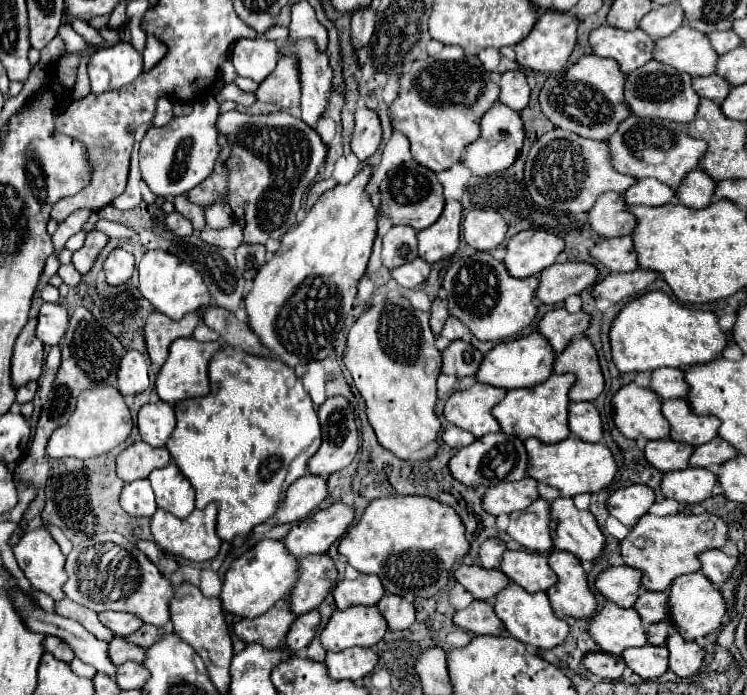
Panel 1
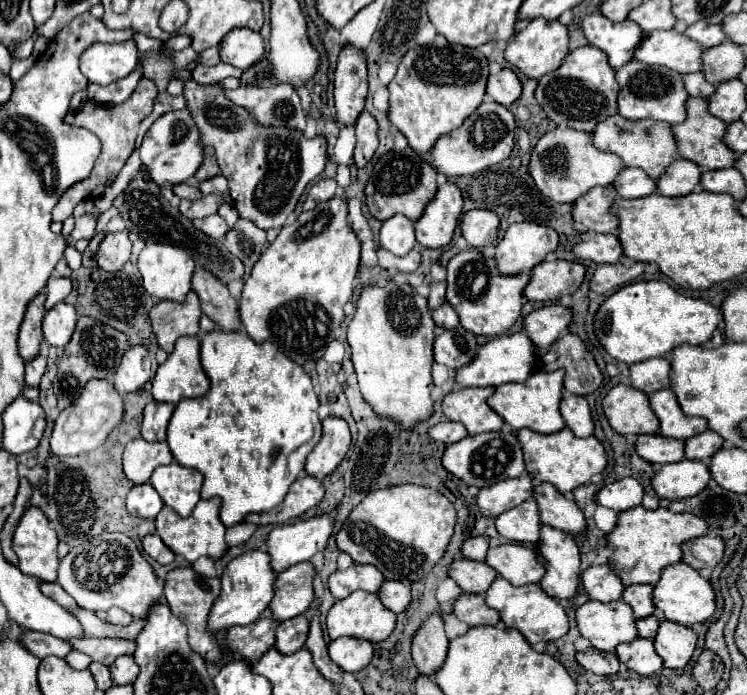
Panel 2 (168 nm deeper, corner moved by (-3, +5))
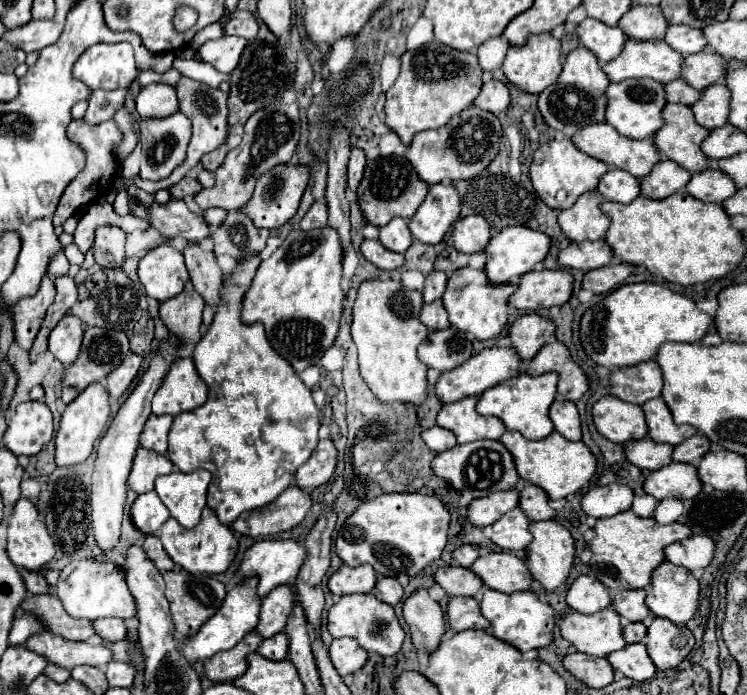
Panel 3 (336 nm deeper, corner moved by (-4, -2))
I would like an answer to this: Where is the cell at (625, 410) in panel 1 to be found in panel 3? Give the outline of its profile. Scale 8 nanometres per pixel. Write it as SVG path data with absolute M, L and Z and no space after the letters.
M612 395L598 399L592 405L592 419L600 435L612 443L626 443L628 439L642 439L648 433L640 405L624 403Z

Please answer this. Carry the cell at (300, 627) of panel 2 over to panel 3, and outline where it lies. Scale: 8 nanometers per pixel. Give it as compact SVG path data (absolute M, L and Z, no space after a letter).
M278 633L278 635L270 637L270 639L264 639L258 645L256 653L266 657L266 659L272 659L272 661L286 659L286 655L288 655L288 641L284 639L284 633Z

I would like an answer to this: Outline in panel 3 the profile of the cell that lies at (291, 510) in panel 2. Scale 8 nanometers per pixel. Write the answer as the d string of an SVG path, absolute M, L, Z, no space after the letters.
M300 487L284 489L272 503L266 507L240 515L230 529L248 537L268 537L280 531L296 527L304 515L308 513L312 499L308 493L300 491Z

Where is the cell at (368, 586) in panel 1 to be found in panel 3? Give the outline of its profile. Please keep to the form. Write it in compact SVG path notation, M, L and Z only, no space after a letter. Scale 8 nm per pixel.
M342 565L328 579L328 589L336 597L342 597L348 593L370 593L374 585L376 585L376 571L372 565L360 565L360 567Z

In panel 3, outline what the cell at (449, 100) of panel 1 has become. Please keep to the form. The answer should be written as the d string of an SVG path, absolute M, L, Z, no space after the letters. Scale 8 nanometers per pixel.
M432 41L420 49L406 51L402 55L402 69L396 83L386 91L386 125L400 137L406 145L412 141L412 135L436 129L448 123L452 115L458 115L468 107L482 87L482 69L474 53L456 51L448 45Z

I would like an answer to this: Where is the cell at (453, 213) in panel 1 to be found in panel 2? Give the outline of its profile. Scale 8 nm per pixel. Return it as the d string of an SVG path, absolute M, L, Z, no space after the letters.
M451 182L439 186L435 200L427 204L425 214L419 218L419 222L415 222L417 242L431 250L447 246L459 224L461 210L463 210L461 190Z

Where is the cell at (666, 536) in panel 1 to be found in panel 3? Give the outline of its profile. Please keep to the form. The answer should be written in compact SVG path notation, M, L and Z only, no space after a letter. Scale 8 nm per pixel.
M630 509L612 517L598 519L594 525L594 533L596 537L586 541L586 547L592 551L590 567L596 573L598 581L610 591L646 589L652 571L664 561L664 547L692 535L692 531L688 531L688 527L682 523L660 525L652 517L644 519L634 515Z

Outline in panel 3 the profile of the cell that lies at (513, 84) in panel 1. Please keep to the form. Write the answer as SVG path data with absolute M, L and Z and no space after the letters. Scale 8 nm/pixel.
M496 79L484 83L480 95L478 95L476 101L474 101L474 105L480 107L480 109L490 111L490 113L494 113L494 115L506 111L508 105L510 105L508 87L506 87L502 81L496 81Z

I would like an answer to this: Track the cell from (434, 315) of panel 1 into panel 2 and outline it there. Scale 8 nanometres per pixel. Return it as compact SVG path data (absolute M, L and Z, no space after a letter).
M433 282L431 284L431 296L429 296L429 308L437 310L441 304L445 304L445 282Z

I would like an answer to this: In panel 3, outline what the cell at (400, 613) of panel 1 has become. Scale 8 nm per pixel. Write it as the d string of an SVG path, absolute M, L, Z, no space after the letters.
M378 577L378 583L374 587L374 595L380 601L386 601L390 605L396 605L398 601L402 601L404 589L402 589L402 585L398 583L396 577Z

